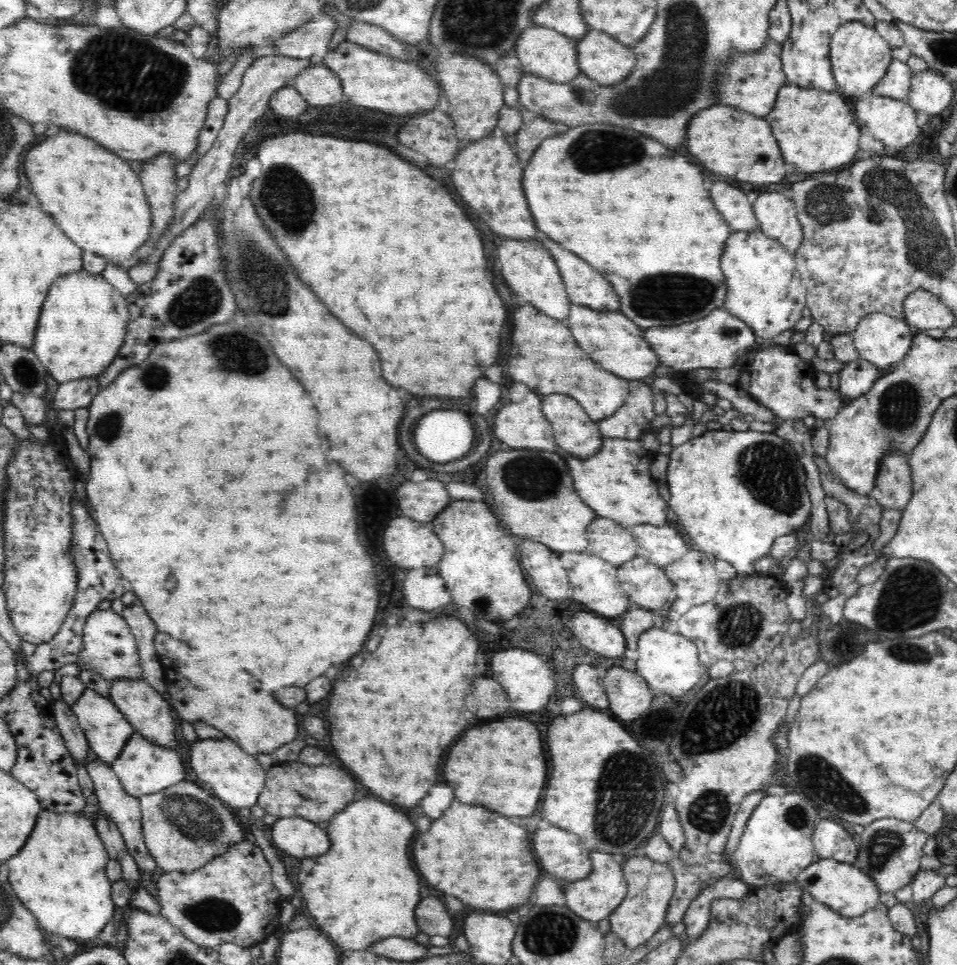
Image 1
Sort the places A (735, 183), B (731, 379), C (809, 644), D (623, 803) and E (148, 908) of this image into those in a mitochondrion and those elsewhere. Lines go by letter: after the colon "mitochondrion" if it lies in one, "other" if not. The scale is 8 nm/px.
A: other
B: other
C: other
D: mitochondrion
E: other

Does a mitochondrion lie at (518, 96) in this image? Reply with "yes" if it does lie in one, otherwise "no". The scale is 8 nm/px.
no

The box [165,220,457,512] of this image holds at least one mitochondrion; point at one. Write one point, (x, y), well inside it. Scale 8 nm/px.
(261, 272)

